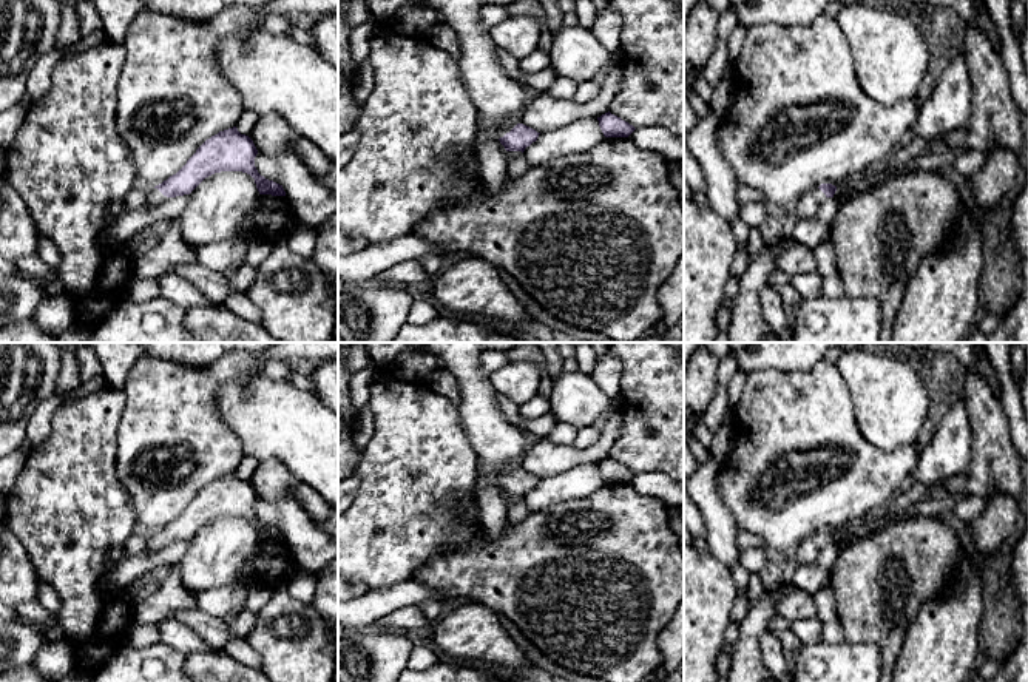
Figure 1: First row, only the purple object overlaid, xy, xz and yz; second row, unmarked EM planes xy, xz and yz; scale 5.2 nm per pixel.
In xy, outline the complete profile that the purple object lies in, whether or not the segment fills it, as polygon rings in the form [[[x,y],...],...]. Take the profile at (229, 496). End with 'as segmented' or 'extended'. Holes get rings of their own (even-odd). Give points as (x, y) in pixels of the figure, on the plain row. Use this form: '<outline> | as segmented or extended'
[[[236,472],[207,484],[187,509],[162,529],[148,534],[147,549],[190,540],[205,523],[221,517],[242,517],[255,525],[259,540],[286,542],[282,531],[261,522],[255,512],[258,495]]] | extended

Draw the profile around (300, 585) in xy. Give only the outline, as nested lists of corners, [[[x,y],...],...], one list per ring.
[[[306,571],[295,572],[289,577],[286,589],[293,599],[310,606],[316,591],[316,579]]]

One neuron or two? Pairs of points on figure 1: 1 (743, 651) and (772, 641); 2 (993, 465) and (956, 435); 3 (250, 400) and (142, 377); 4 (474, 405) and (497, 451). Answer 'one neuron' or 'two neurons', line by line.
1: two neurons
2: two neurons
3: two neurons
4: one neuron

